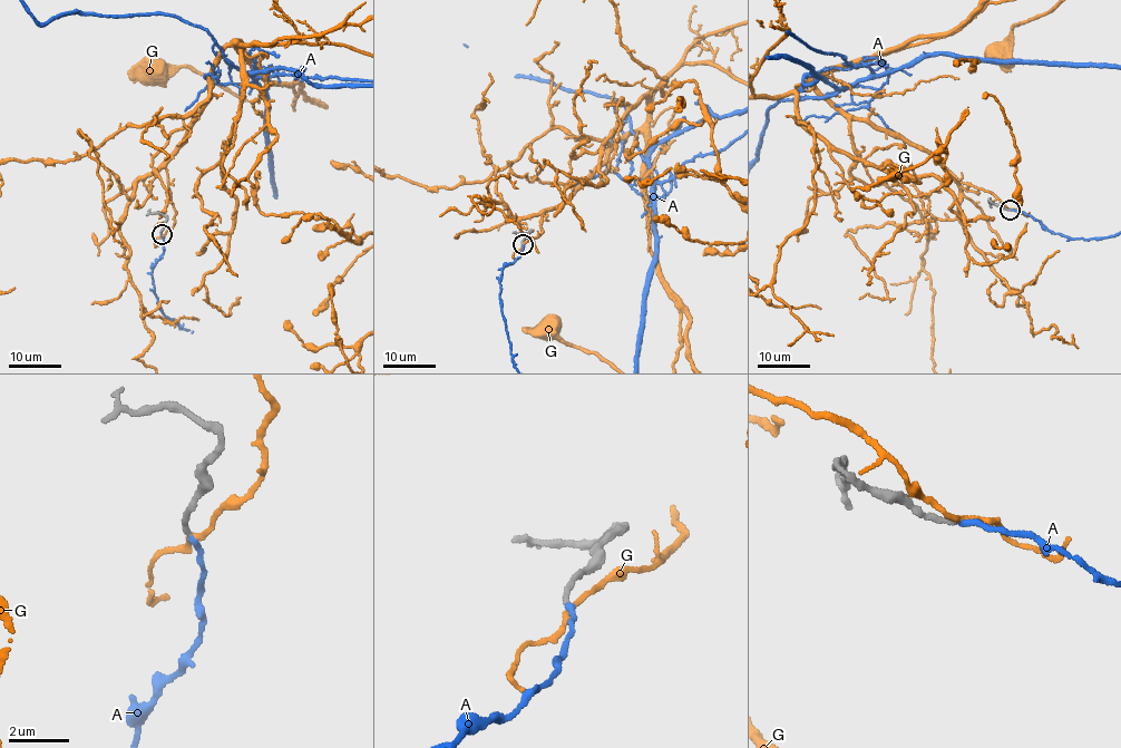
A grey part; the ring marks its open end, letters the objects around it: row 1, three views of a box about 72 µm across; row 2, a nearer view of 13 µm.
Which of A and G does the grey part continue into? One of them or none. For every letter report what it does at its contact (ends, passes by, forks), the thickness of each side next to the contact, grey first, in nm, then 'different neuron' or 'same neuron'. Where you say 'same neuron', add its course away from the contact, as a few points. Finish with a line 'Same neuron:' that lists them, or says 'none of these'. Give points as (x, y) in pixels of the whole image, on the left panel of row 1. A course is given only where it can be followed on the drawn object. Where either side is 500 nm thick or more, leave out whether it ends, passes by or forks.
A: it ends; calibres 180 and 180 nm; same neuron
G: it passes by; calibres 180 and 150 nm; different neuron
Same neuron: A

